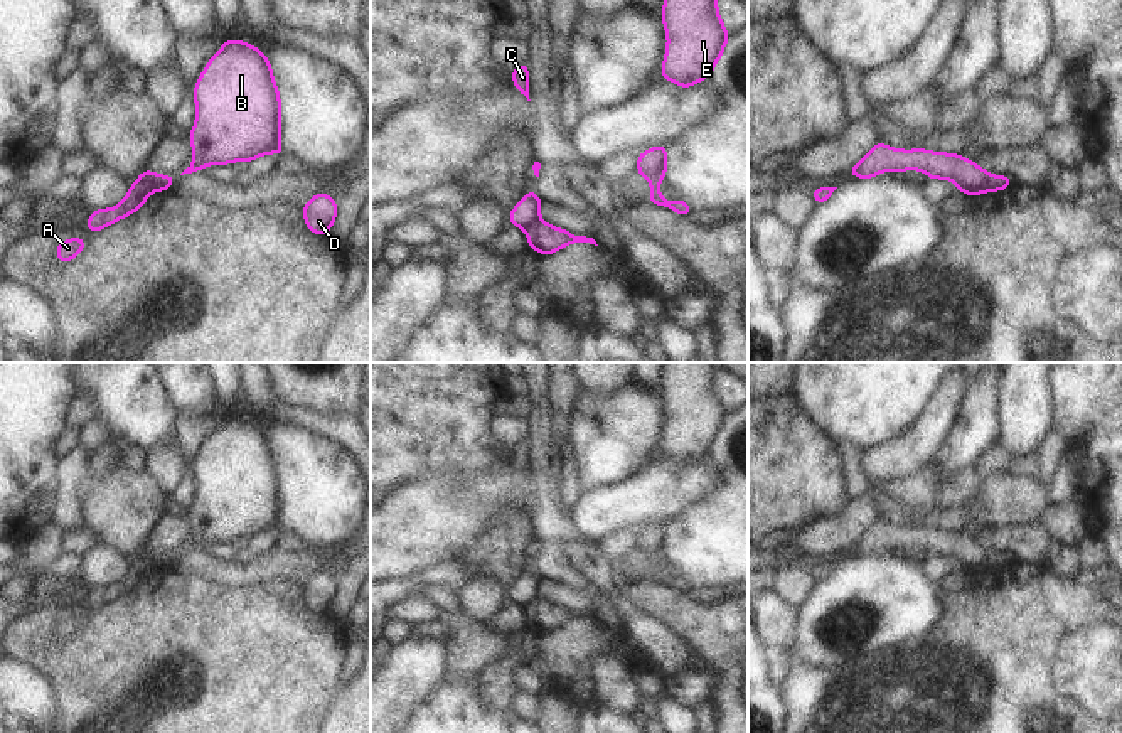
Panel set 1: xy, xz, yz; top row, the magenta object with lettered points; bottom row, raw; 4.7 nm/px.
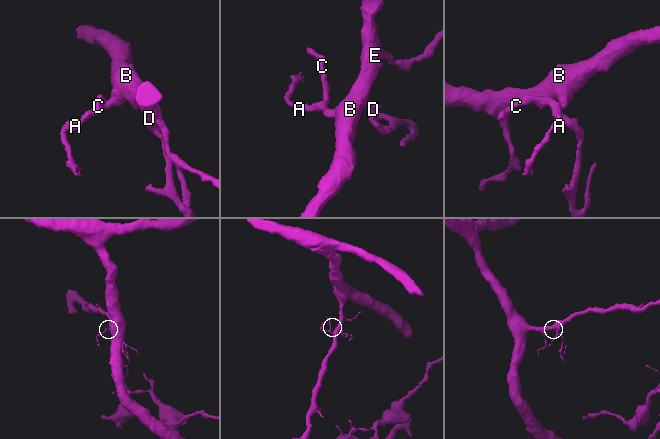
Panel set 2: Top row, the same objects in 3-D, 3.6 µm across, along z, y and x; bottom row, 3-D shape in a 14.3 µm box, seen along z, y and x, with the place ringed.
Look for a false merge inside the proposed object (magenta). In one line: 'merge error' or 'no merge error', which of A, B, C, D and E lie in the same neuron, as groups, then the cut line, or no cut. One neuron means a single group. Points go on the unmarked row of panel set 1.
merge error | A C / B D E | xy (157, 551), (154, 555), (154, 567)

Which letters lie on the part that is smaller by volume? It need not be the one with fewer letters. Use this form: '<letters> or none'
A, C

